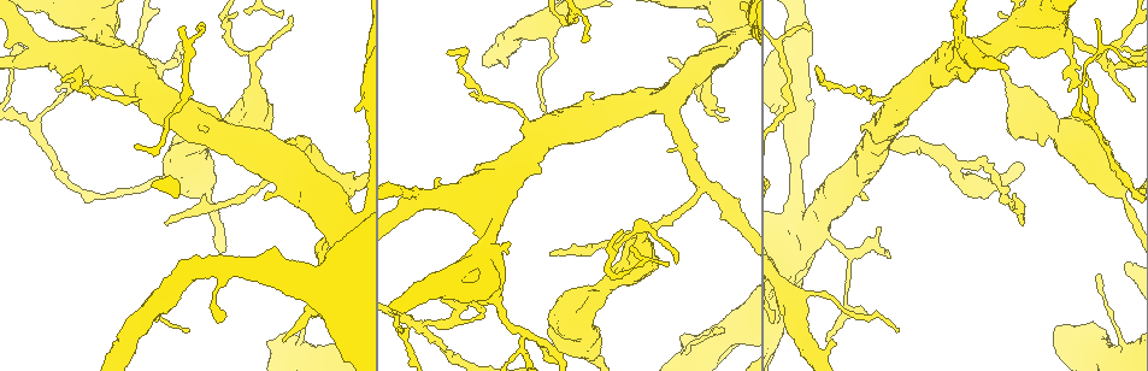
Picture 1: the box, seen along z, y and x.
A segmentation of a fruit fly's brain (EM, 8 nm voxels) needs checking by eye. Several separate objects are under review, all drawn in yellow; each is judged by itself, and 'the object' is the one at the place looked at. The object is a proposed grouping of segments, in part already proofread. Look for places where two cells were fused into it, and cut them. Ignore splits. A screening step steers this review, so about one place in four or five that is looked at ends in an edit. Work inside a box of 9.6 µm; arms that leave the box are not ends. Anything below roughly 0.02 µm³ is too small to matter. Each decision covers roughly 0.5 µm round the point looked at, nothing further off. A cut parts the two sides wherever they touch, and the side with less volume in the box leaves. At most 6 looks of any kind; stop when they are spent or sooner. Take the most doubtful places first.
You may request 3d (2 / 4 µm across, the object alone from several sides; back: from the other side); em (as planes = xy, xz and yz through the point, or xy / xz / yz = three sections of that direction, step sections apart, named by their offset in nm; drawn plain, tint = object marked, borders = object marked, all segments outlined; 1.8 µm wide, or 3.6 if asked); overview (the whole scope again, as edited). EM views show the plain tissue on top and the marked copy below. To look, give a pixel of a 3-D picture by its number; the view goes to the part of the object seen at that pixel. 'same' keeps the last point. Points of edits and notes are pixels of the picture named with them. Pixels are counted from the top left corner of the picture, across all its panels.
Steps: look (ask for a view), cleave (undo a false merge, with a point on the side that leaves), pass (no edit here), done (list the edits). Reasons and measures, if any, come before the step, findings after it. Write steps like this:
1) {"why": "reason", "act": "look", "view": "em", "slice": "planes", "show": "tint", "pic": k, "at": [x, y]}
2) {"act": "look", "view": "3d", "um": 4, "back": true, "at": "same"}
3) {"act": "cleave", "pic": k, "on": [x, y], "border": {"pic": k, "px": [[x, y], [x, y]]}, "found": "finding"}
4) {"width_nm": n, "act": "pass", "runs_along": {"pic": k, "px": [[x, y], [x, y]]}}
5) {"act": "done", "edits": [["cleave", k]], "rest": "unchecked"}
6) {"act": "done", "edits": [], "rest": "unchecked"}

{"why": "abrupt turn", "act": "look", "view": "em", "slice": "xz", "step": 16, "show": "tint", "pic": 1, "at": [33, 123]}

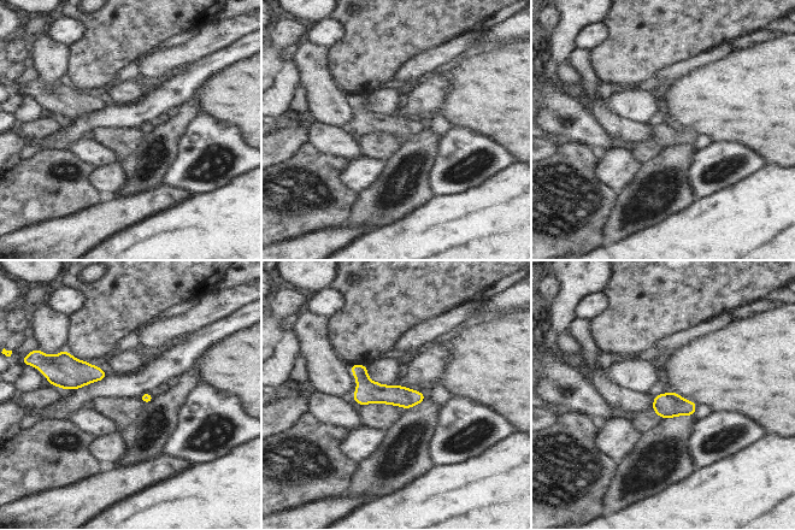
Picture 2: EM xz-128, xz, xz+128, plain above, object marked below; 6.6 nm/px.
{"act": "look", "view": "em", "slice": "planes", "show": "tint", "at": "same"}

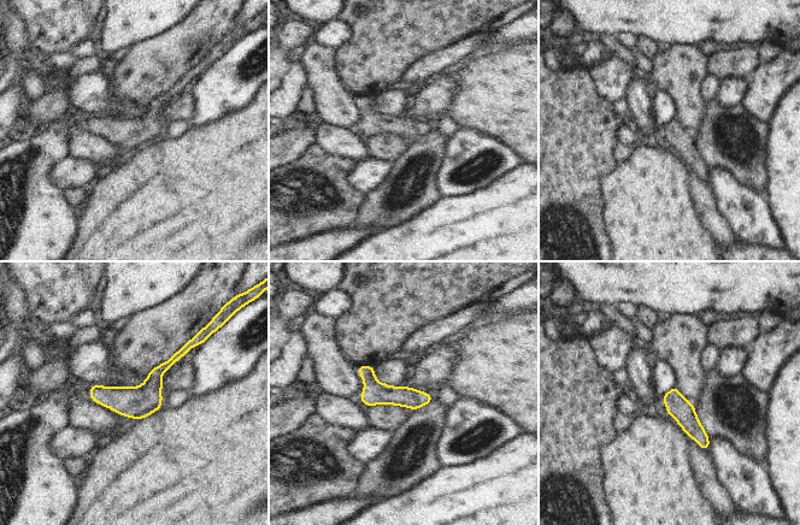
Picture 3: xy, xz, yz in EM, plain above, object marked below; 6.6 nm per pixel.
{"act": "pass", "found": "one cell here"}

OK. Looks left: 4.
{"why": "abrupt turn", "act": "look", "view": "em", "slice": "planes", "show": "tint", "pic": 1, "at": [1103, 45]}

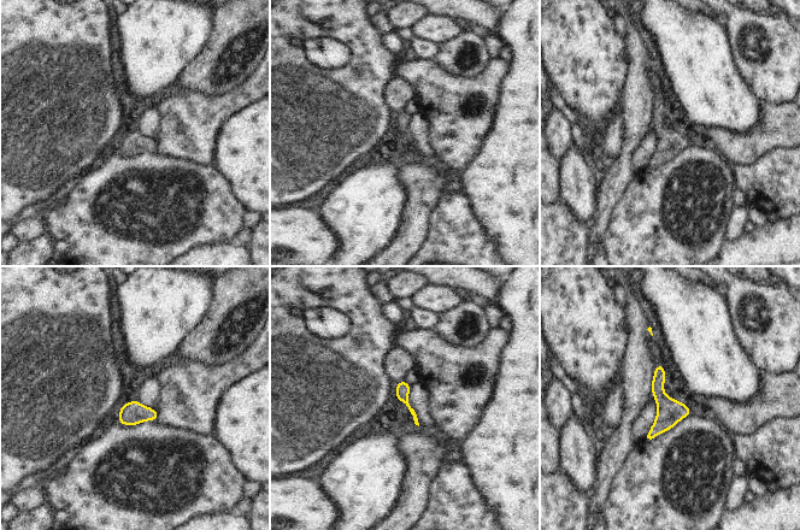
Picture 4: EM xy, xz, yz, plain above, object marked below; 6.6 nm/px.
{"act": "pass", "runs_along": {"pic": 4, "px": [[660, 367], [663, 423], [651, 435]]}, "found": "all the same cell"}

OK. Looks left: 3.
{"why": "sudden change in width", "act": "look", "view": "em", "slice": "yz", "step": 4, "show": "tint", "pic": 1, "at": [789, 102]}

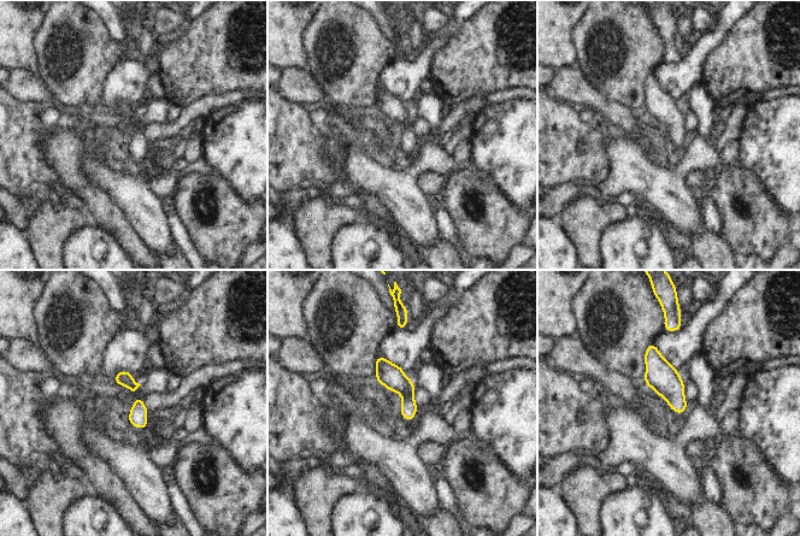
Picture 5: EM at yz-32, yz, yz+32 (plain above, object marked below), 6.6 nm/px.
{"act": "look", "view": "em", "slice": "planes", "show": "tint", "at": "same"}

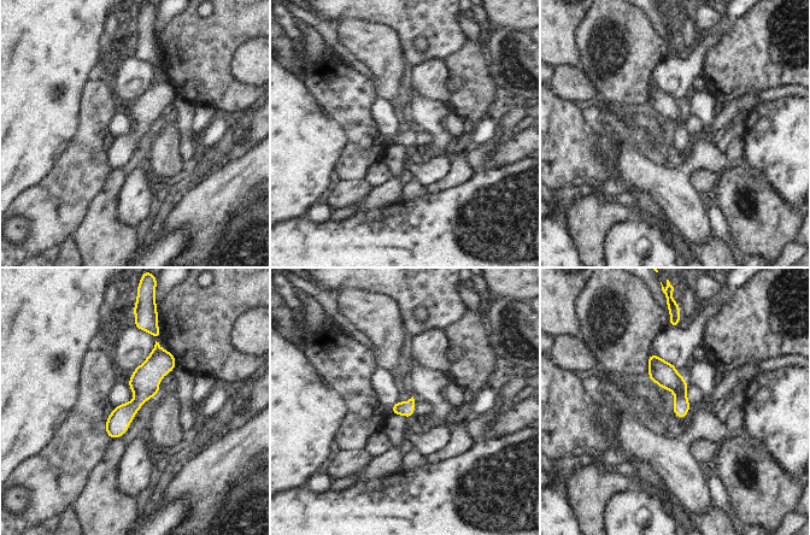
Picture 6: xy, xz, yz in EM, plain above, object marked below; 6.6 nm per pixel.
{"act": "pass", "runs_along": {"pic": 6, "px": [[157, 347], [141, 398], [112, 435]]}, "found": "all the same cell"}

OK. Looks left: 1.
{"act": "done", "edits": [], "rest": "unchecked"}

